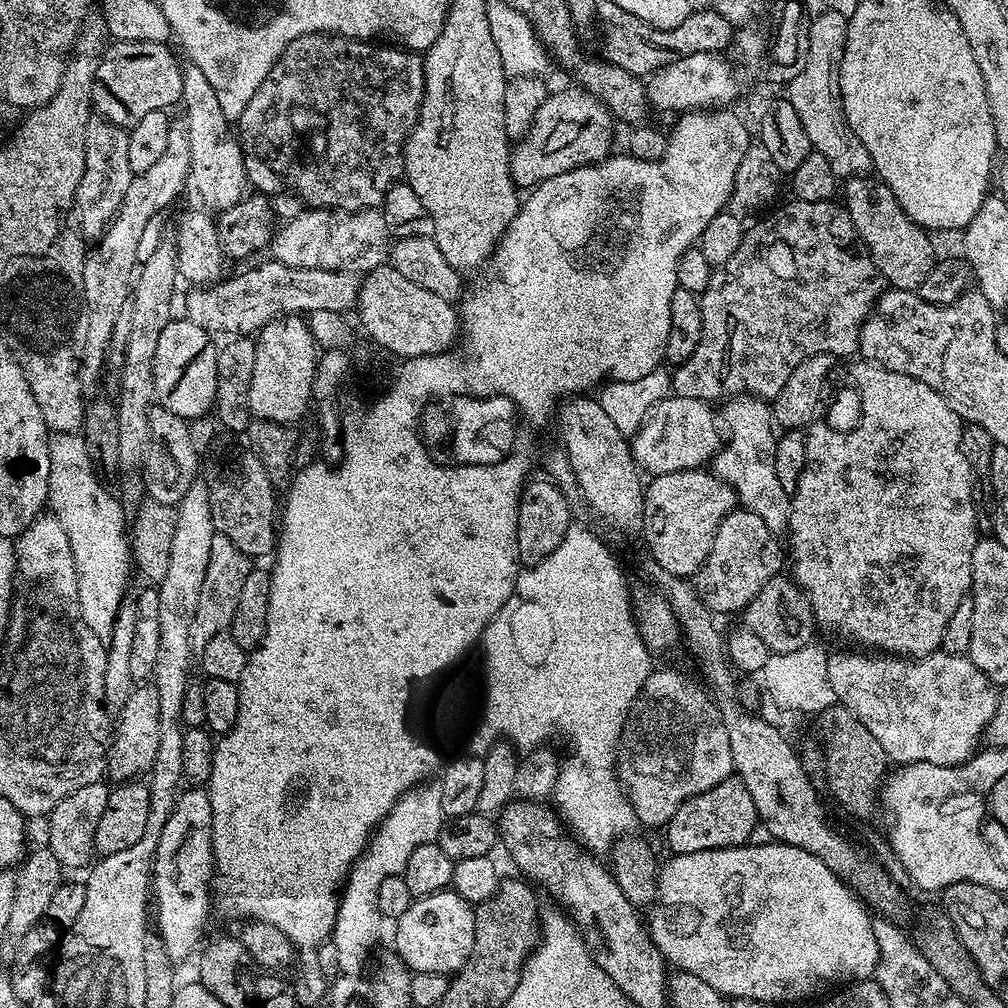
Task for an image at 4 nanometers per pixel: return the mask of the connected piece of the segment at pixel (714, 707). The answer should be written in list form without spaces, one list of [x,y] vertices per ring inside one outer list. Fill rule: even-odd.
[[[657,667],[646,678],[644,688],[628,712],[624,729],[620,731],[620,741],[616,747],[616,775],[620,777],[620,784],[624,787],[624,793],[628,795],[636,812],[636,819],[641,825],[667,825],[668,820],[674,818],[678,806],[682,806],[682,802],[718,786],[718,782],[733,775],[730,738],[720,717],[720,707],[697,684],[672,668]]]

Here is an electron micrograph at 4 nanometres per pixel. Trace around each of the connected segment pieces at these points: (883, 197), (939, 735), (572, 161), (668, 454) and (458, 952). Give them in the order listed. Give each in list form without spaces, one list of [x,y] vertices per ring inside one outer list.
[[[854,176],[845,179],[842,184],[842,203],[848,209],[850,218],[860,235],[860,241],[868,249],[877,273],[893,289],[901,293],[915,293],[922,281],[934,270],[938,253],[932,245],[927,231],[915,224],[898,206],[898,198],[879,178],[868,176]]]
[[[868,650],[832,652],[828,658],[830,686],[837,701],[850,709],[878,738],[882,750],[893,765],[930,762],[938,766],[954,766],[971,760],[981,743],[984,730],[996,709],[997,685],[992,683],[967,655],[937,650],[929,656],[905,658],[891,654],[873,654]]]
[[[579,86],[571,87],[548,95],[546,102],[538,106],[538,114],[534,114],[534,122],[528,133],[515,141],[508,161],[517,189],[531,190],[546,178],[566,174],[583,164],[597,164],[600,160],[608,159],[613,151],[612,113],[598,97]]]
[[[675,394],[659,400],[630,440],[637,469],[648,471],[652,476],[661,476],[701,467],[722,444],[722,428],[717,413],[715,416],[708,408],[711,407],[698,398],[682,398]]]
[[[453,890],[413,899],[409,909],[394,920],[397,952],[395,955],[413,974],[417,972],[455,974],[474,950],[475,917],[475,907]]]

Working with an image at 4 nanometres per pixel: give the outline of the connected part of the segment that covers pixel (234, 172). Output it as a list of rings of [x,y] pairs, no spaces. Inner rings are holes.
[[[188,62],[183,65],[182,94],[183,108],[188,141],[190,142],[190,188],[200,195],[199,203],[205,209],[223,210],[233,208],[246,195],[246,152],[234,131],[233,125],[222,114],[222,105],[214,94],[214,86],[206,79],[206,74]]]

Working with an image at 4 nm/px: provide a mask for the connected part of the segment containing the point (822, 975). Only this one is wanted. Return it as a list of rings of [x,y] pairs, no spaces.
[[[769,842],[766,844],[742,844],[739,848],[715,848],[714,850],[698,850],[694,854],[682,854],[677,856],[675,854],[669,855],[669,860],[659,865],[658,875],[656,877],[656,894],[654,897],[654,903],[651,905],[650,911],[646,916],[646,923],[648,925],[648,933],[652,935],[652,941],[654,946],[658,946],[658,950],[664,956],[665,961],[673,969],[681,972],[689,972],[694,974],[694,978],[702,978],[702,982],[708,983],[710,986],[714,986],[714,990],[718,990],[725,998],[731,998],[732,1000],[763,1000],[765,1005],[772,1006],[772,1004],[780,1004],[783,1000],[804,1000],[807,996],[815,997],[816,991],[819,988],[828,988],[831,984],[835,986],[843,985],[845,982],[855,982],[857,980],[869,979],[875,973],[876,964],[880,961],[880,947],[876,941],[876,935],[872,929],[873,917],[870,915],[869,909],[866,907],[863,899],[857,896],[839,876],[836,876],[831,870],[830,866],[826,866],[821,860],[814,854],[810,854],[806,850],[802,850],[798,846],[790,846],[789,844],[782,844],[779,842]]]

